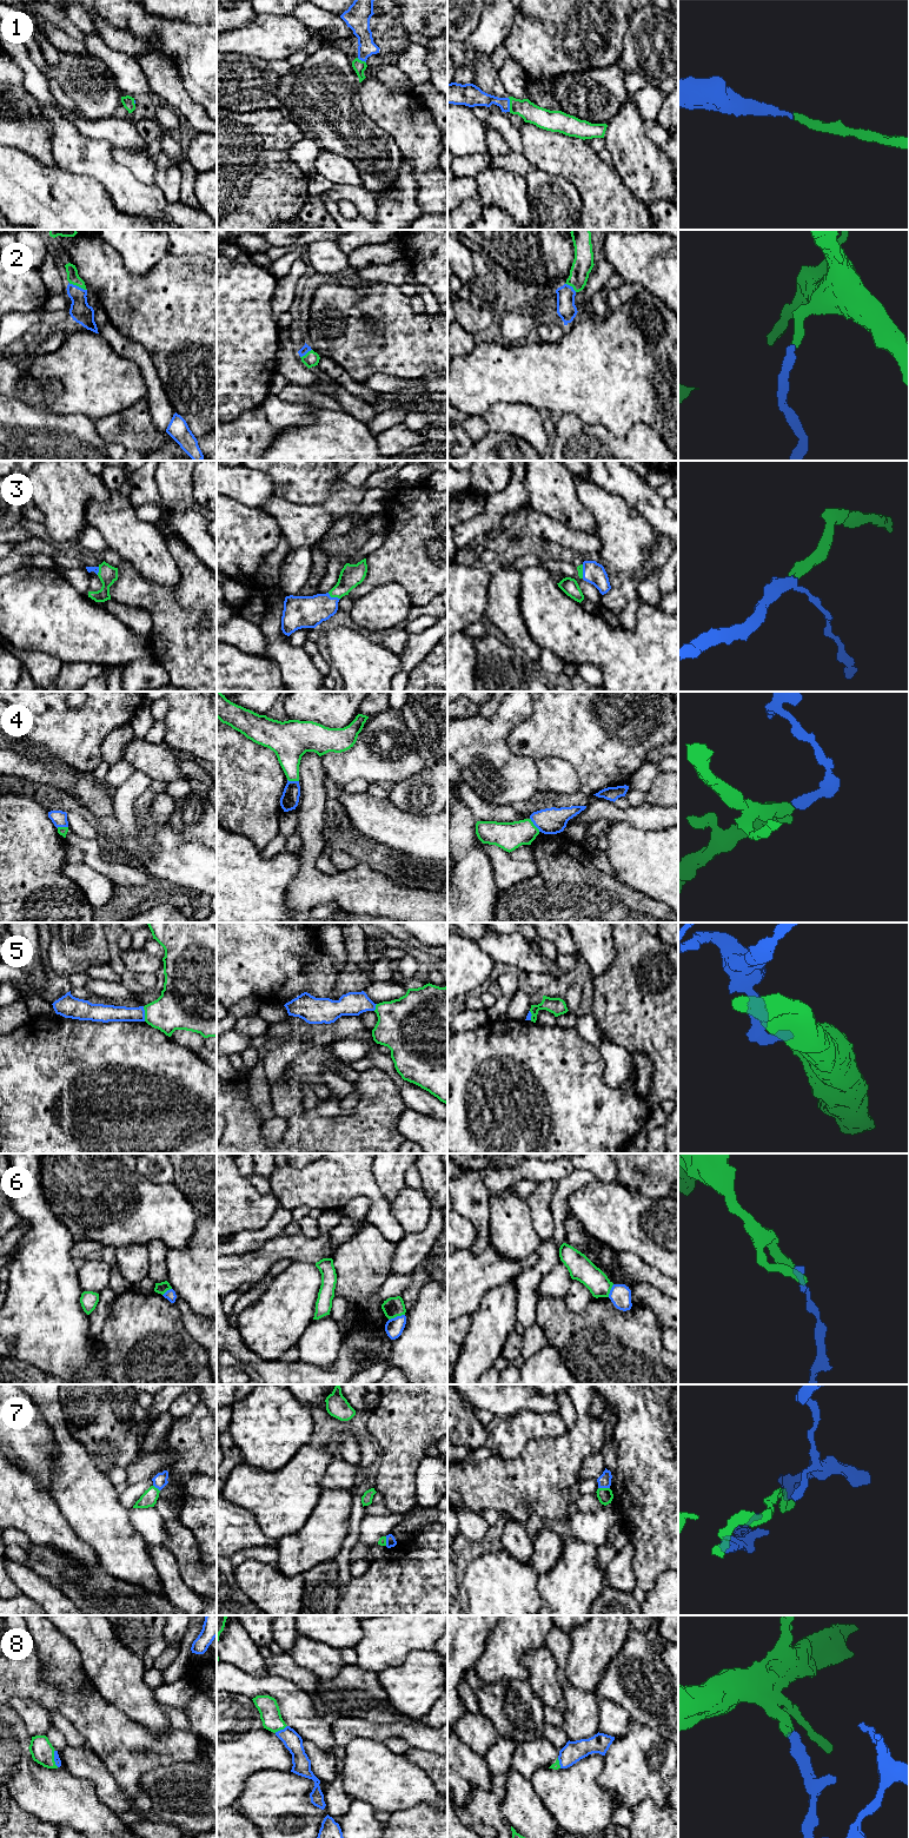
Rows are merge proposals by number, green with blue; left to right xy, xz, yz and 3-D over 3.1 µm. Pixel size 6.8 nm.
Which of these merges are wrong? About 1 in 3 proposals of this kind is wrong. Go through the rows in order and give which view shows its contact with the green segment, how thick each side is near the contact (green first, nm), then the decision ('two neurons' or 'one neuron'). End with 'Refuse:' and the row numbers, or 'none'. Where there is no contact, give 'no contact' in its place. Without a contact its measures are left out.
1: contact in yz; calibres 140 and 130 nm; one neuron
2: contact in xy; calibres 80 and 150 nm; one neuron
3: contact in xz; calibres 160 and 220 nm; one neuron
4: contact in yz; calibres 190 and 180 nm; one neuron
5: contact in xy; calibres 320 and 110 nm; two neurons
6: contact in xz; calibres 140 and 120 nm; two neurons
7: contact in yz; calibres 100 and 100 nm; two neurons
8: contact in xz; calibres 140 and 120 nm; one neuron
Refuse: 5, 6, 7

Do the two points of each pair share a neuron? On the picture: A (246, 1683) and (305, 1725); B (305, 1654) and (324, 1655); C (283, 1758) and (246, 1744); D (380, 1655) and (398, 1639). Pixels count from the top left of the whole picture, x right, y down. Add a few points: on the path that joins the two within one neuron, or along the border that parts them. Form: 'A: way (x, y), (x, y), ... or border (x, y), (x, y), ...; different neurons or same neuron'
A: way (263, 1685), (271, 1685), (294, 1708); same neuron
B: way (310, 1654), (319, 1655); same neuron
C: way (273, 1756), (264, 1750), (256, 1750); same neuron
D: way (385, 1651), (393, 1643); same neuron

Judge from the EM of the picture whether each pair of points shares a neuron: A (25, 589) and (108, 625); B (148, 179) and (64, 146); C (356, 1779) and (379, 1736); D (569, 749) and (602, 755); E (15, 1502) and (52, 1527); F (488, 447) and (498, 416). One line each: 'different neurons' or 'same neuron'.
A: same neuron
B: different neurons
C: different neurons
D: same neuron
E: same neuron
F: different neurons

